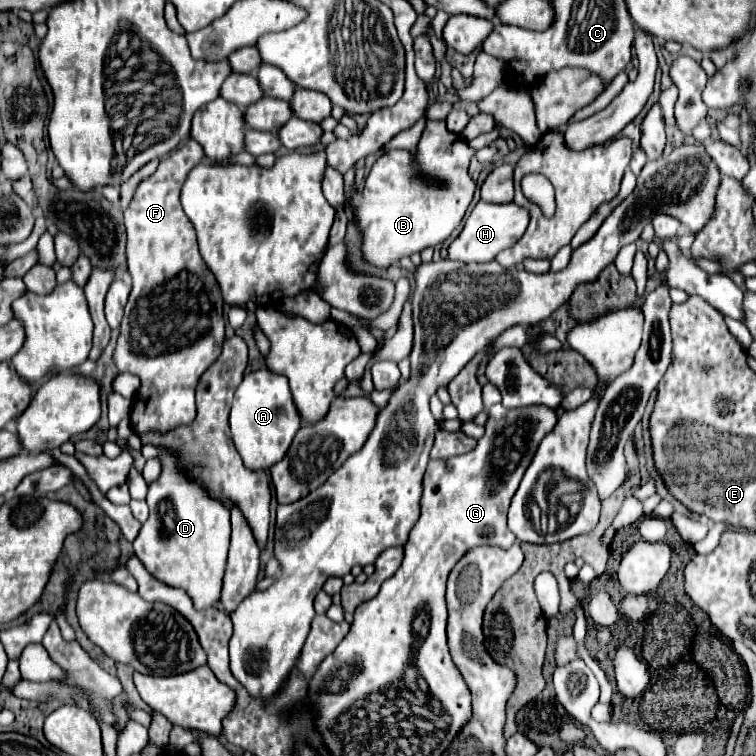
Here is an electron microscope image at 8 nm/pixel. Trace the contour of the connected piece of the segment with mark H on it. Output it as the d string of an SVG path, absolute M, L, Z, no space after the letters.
M478 202L474 210L470 212L462 232L454 238L450 244L450 260L458 262L490 262L494 256L518 242L522 234L526 232L528 226L528 210L516 206L514 202L510 204L488 204L488 202Z

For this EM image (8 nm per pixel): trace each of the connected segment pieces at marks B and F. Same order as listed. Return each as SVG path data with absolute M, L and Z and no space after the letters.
M426 122L422 138L418 142L416 162L420 168L446 182L442 188L428 188L412 178L408 150L388 150L382 154L368 178L364 190L354 190L350 206L360 230L362 258L376 268L390 268L404 256L422 252L428 246L442 244L462 222L466 208L474 196L474 180L468 174L468 164L474 150L458 136L448 132L446 122Z
M188 140L174 152L166 154L160 160L158 170L146 178L130 206L124 210L126 232L128 232L128 270L132 276L132 292L126 304L126 314L120 326L118 344L114 350L114 362L120 372L136 374L142 380L142 388L138 390L132 404L132 428L136 434L144 434L146 430L172 430L174 426L188 424L196 416L194 390L202 372L212 366L226 338L226 322L224 322L224 300L218 288L218 282L206 268L198 252L196 230L188 216L180 206L180 188L188 176L188 172L200 164L204 158L204 150L196 140Z

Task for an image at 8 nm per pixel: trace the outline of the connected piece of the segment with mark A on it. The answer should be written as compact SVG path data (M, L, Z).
M268 368L246 374L234 394L230 428L236 450L240 452L248 470L268 470L270 466L280 462L286 456L296 432L300 430L298 410L290 398L286 378L270 372Z

